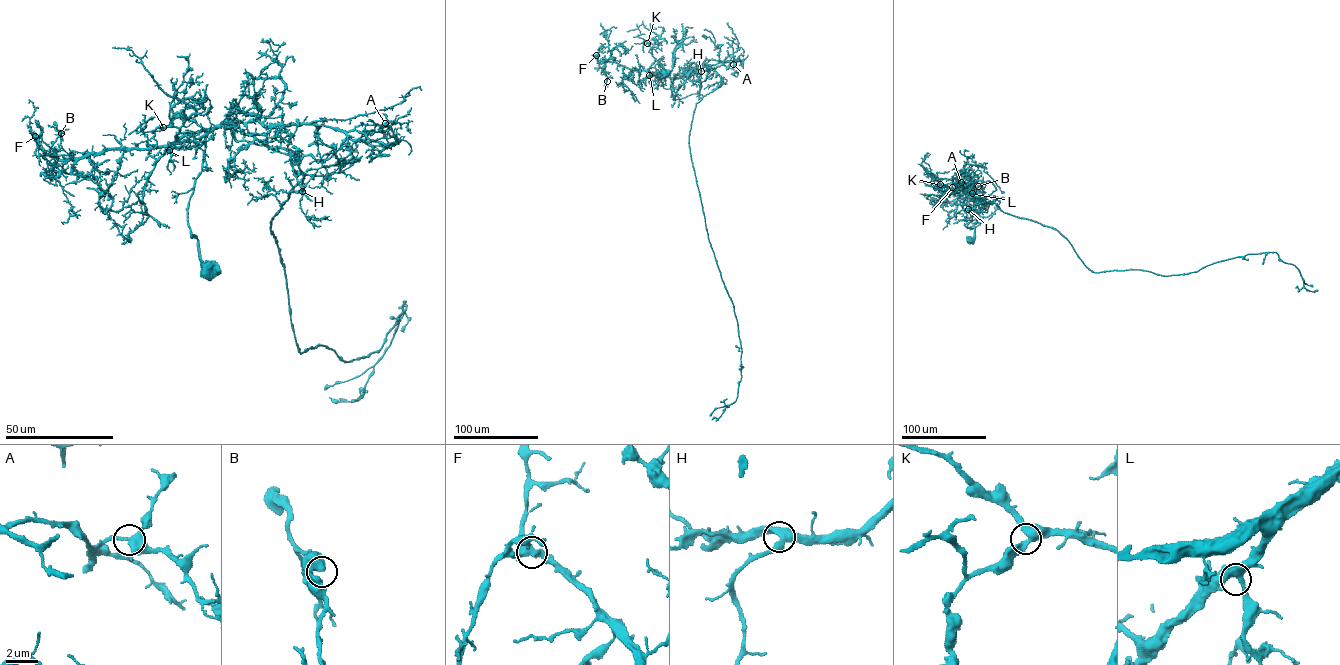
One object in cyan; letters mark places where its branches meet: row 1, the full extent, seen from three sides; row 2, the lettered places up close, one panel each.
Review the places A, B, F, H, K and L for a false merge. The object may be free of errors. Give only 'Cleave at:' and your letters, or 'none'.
Cleave at: none

